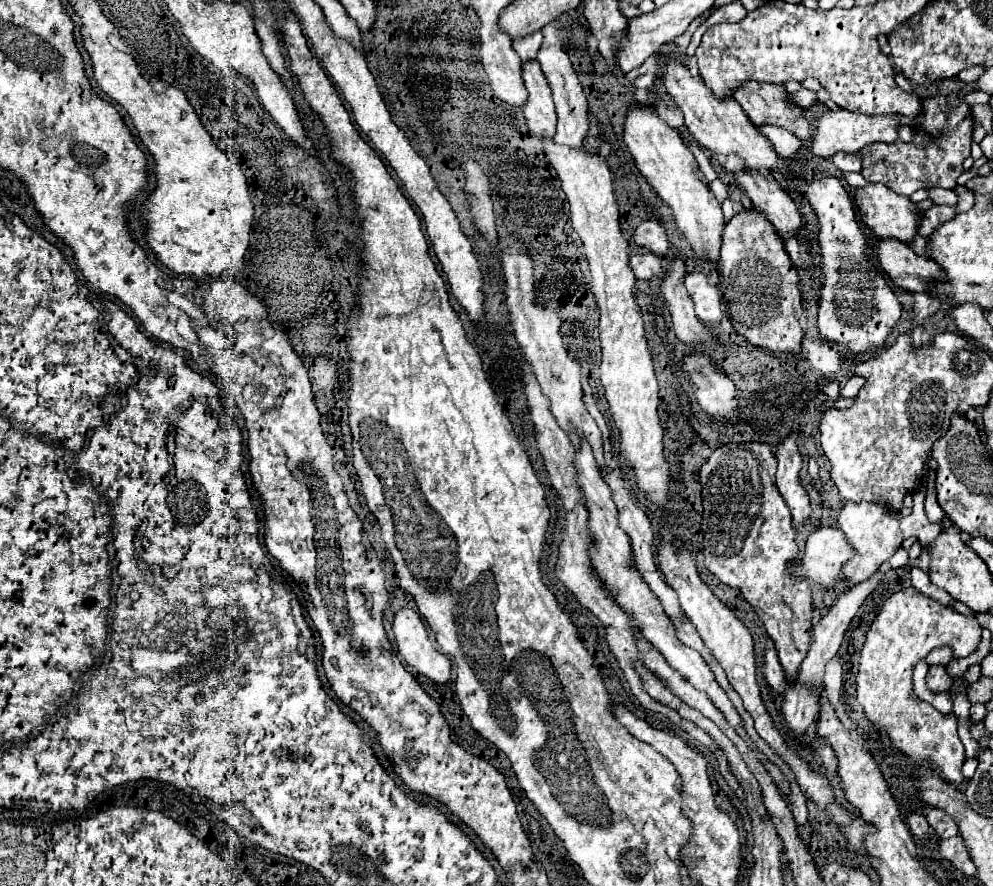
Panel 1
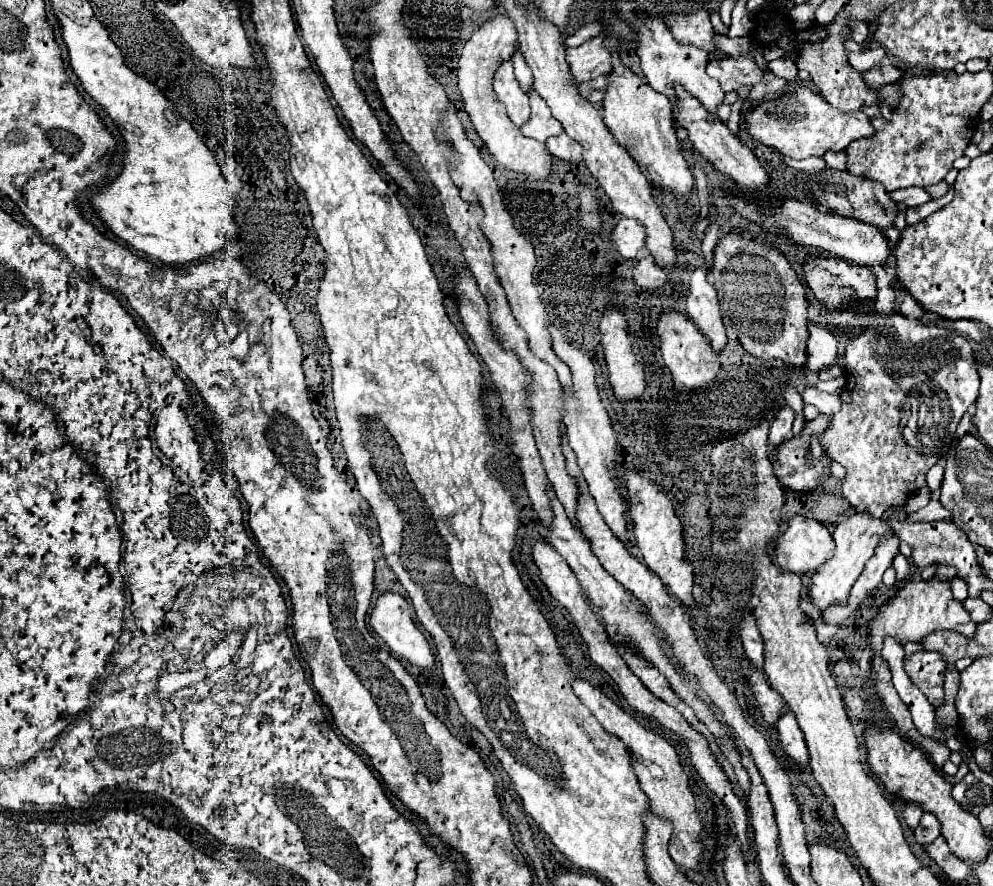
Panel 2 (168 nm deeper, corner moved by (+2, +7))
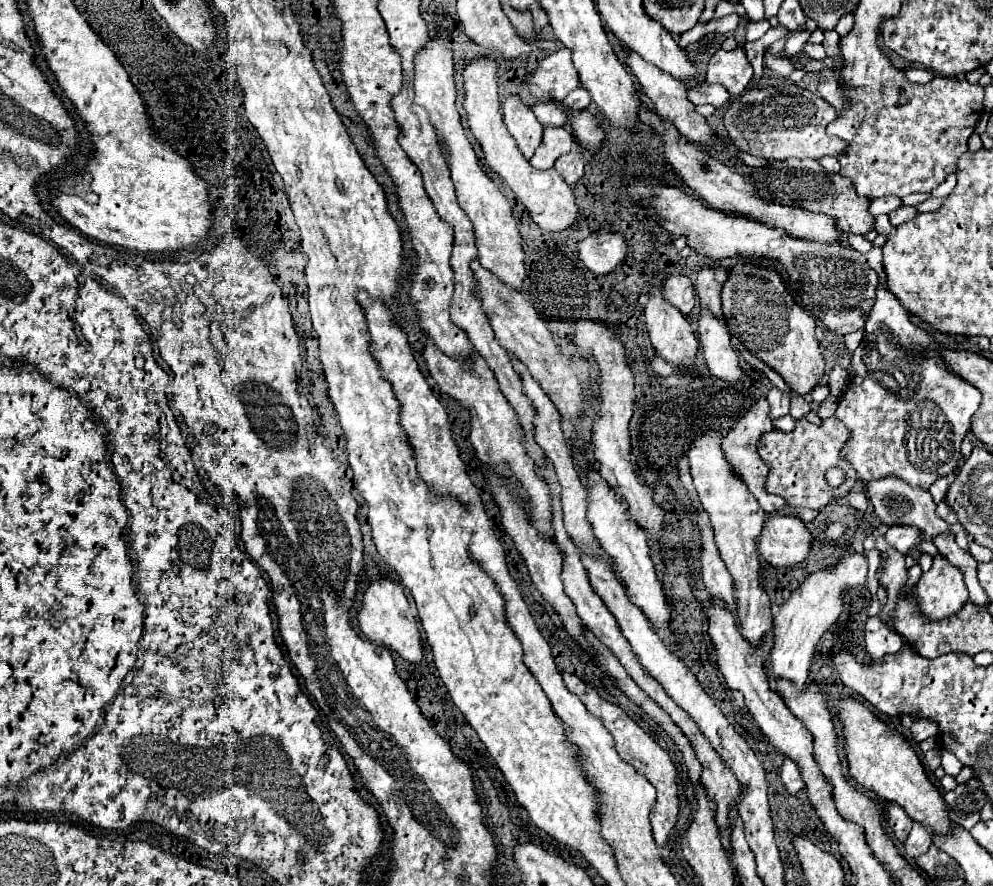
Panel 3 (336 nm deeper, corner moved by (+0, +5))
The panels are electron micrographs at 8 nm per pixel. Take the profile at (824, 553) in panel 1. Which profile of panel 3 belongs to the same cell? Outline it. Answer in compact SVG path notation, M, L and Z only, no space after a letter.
M776 516L764 524L760 554L776 568L796 566L812 552L812 534L796 516Z

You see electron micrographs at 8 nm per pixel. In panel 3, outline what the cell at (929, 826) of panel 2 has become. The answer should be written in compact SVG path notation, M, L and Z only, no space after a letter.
M914 822L912 830L910 830L910 836L906 838L904 842L904 850L906 850L906 856L910 858L916 858L920 854L924 854L932 844L932 834L918 822Z

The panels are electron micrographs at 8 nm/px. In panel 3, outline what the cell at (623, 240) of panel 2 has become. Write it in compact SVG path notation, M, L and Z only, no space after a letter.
M618 232L590 234L578 246L580 260L594 274L614 272L626 260L626 254L628 254L626 240Z

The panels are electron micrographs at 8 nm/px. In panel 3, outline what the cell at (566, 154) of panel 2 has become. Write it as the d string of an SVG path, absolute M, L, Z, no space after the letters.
M568 152L560 160L556 160L554 168L564 176L564 180L568 184L574 184L584 174L584 160L582 160L582 156L578 152Z

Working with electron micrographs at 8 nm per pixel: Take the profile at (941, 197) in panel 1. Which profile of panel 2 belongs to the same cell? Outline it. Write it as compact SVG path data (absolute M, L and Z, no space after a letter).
M902 188L902 190L894 190L888 194L894 202L898 204L904 204L904 206L920 206L924 202L930 200L928 192L924 188Z

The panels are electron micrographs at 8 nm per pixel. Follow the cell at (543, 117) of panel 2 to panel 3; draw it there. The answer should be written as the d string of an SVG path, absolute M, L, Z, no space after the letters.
M544 126L542 144L536 148L530 164L540 170L552 168L556 158L572 150L572 144L574 144L574 138L564 126Z

